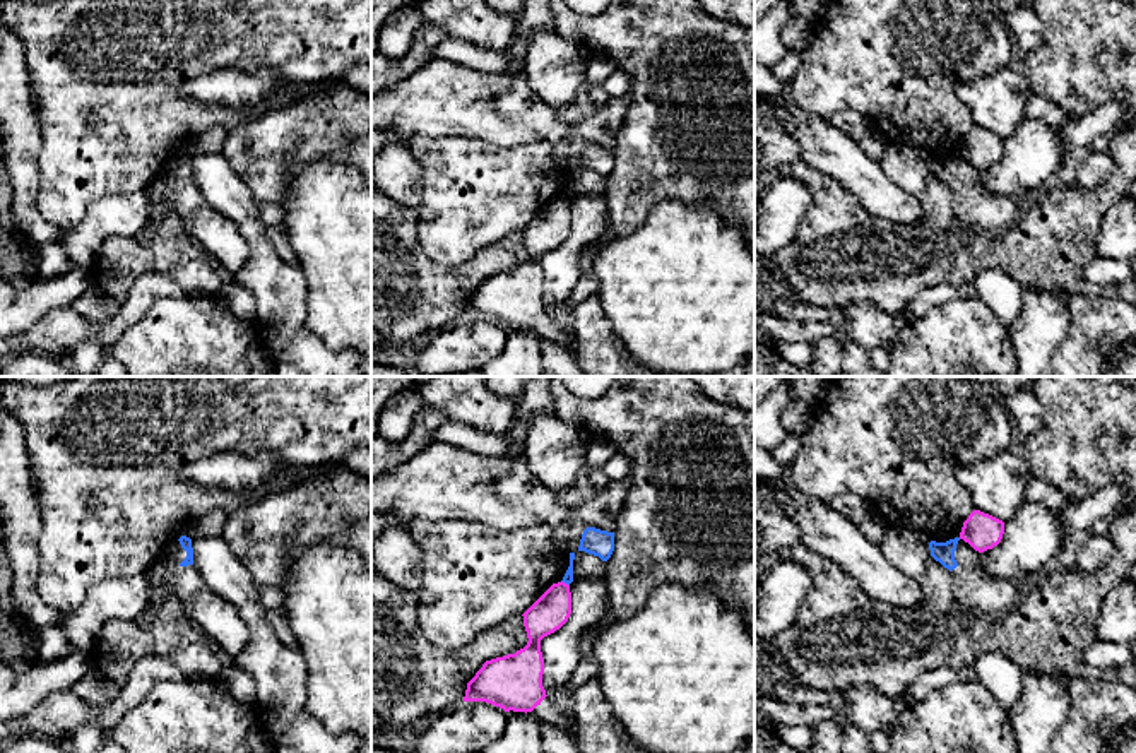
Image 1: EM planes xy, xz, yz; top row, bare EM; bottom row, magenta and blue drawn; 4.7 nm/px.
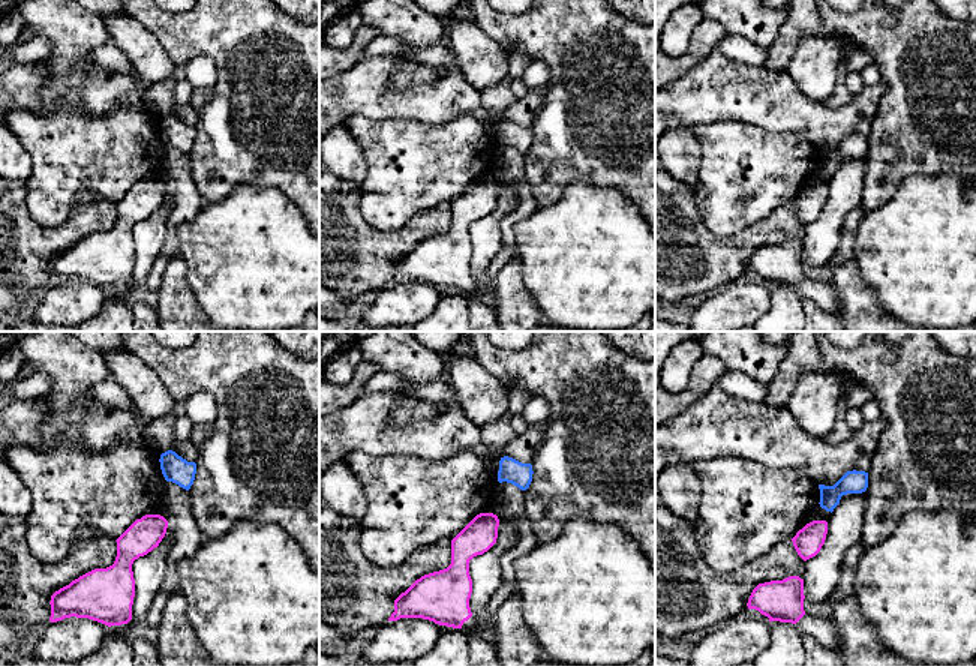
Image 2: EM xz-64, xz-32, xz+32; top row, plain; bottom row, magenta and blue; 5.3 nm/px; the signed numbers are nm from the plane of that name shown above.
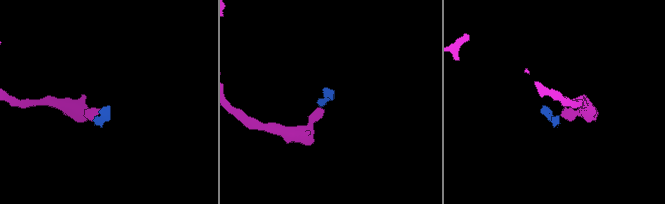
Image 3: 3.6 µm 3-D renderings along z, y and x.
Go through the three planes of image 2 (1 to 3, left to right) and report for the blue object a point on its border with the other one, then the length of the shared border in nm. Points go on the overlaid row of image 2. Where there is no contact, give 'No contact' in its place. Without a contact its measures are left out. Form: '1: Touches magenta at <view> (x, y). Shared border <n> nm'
1: No contact
2: No contact
3: No contact

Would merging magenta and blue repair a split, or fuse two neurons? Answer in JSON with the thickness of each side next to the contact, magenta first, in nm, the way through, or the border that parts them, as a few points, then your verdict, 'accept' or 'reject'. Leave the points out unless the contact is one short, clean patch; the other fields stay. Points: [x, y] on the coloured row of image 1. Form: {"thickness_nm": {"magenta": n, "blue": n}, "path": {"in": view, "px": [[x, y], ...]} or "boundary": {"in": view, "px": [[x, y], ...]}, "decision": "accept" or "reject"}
{"thickness_nm": {"magenta": 170, "blue": 50}, "boundary": {"in": "xz", "px": [[562, 581], [568, 586]]}, "decision": "reject"}

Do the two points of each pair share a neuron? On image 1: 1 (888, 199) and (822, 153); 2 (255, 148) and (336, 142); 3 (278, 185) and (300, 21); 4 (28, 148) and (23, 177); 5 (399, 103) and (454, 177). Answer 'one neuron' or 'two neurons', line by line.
1: one neuron
2: one neuron
3: two neurons
4: one neuron
5: two neurons

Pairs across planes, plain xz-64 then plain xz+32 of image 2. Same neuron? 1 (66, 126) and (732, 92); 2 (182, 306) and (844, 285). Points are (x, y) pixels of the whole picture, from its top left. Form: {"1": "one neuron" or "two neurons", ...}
{"1": "two neurons", "2": "one neuron"}

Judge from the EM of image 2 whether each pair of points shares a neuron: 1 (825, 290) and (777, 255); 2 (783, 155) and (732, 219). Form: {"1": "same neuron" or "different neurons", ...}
{"1": "same neuron", "2": "same neuron"}

